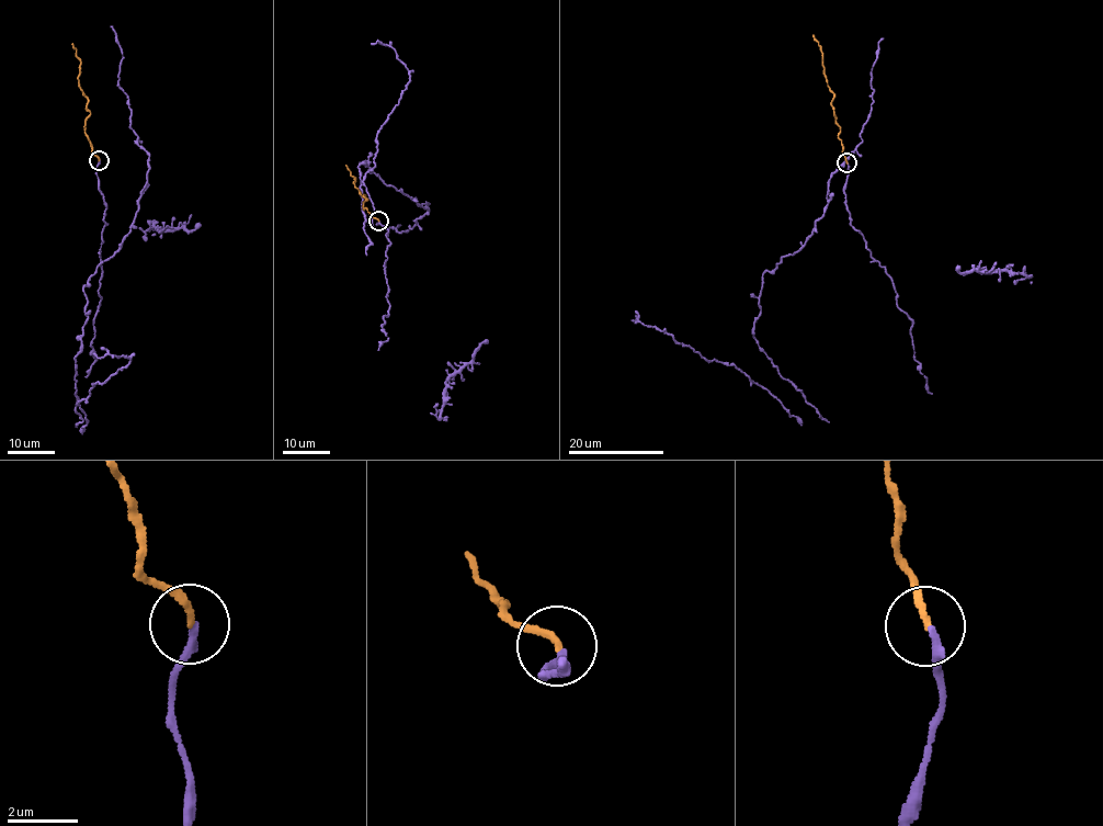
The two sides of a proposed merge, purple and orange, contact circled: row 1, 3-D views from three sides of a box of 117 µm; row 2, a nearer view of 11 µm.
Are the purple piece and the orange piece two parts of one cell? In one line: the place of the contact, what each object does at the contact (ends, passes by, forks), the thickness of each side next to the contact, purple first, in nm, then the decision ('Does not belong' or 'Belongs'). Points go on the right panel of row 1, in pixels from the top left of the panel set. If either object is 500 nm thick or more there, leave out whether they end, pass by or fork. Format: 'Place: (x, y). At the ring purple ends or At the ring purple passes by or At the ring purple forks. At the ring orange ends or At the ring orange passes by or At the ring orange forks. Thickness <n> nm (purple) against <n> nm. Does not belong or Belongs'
Place: (846, 162). At the ring purple ends. At the ring orange ends. Thickness 220 nm (purple) against 200 nm. Belongs

